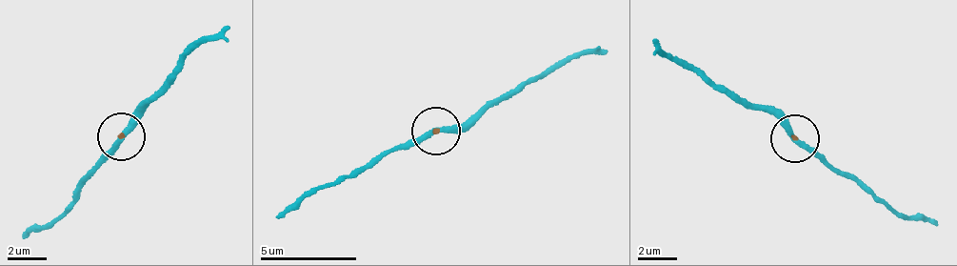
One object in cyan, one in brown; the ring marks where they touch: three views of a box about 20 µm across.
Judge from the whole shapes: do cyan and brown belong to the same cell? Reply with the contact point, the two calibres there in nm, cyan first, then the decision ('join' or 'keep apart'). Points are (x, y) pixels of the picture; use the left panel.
(121, 136) | 280/70 nm | keep apart

